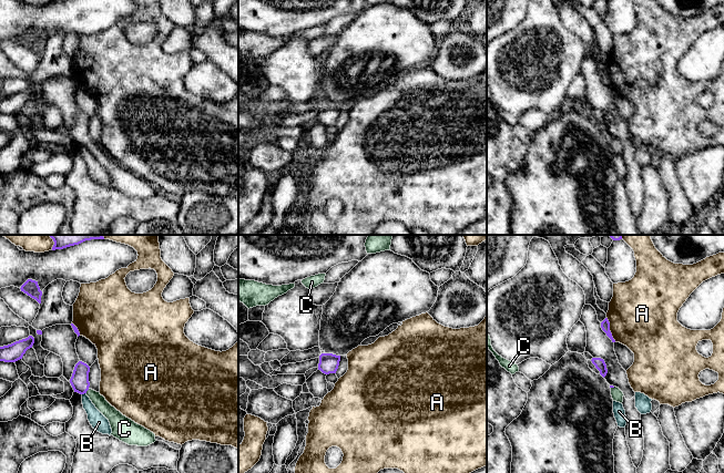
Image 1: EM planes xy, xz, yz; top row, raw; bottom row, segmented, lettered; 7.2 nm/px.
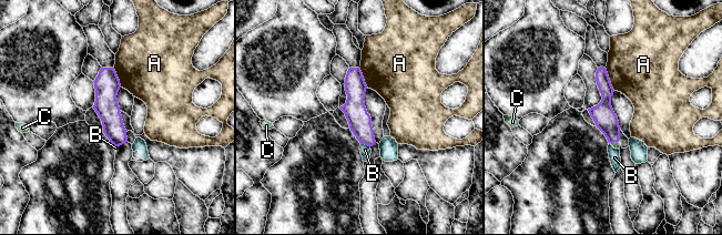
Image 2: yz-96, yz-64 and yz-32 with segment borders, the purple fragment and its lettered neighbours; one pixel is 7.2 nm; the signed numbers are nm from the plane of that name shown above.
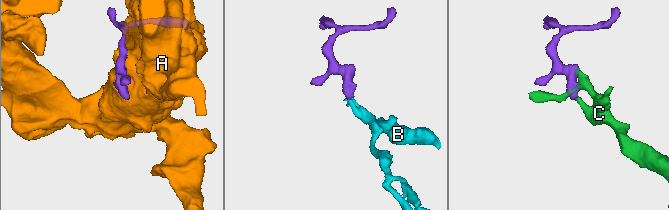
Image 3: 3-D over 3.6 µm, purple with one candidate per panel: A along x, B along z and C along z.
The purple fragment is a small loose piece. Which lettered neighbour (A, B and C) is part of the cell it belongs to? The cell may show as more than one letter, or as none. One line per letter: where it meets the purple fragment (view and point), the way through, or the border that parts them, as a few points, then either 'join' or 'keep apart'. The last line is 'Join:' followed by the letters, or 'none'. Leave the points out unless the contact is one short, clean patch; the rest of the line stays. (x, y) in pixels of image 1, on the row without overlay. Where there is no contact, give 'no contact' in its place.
A: contact yz (609, 81); keep apart
B: contact xy (83, 145); border xy (85, 144), (82, 146); keep apart
C: contact xy (87, 142); way xy (79, 132), (87, 142), (111, 165); join
Join: C

